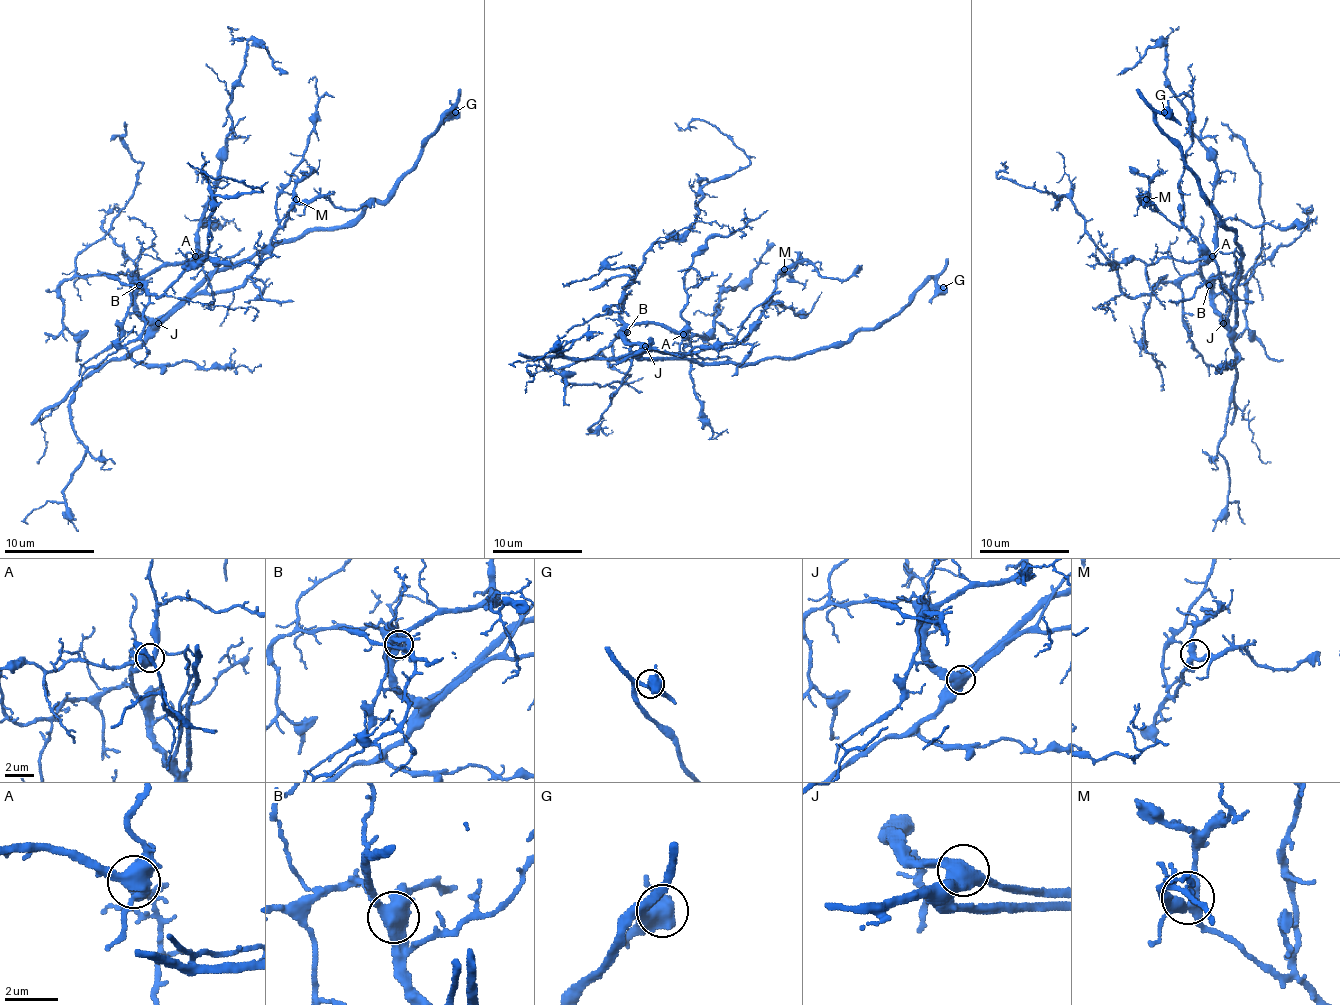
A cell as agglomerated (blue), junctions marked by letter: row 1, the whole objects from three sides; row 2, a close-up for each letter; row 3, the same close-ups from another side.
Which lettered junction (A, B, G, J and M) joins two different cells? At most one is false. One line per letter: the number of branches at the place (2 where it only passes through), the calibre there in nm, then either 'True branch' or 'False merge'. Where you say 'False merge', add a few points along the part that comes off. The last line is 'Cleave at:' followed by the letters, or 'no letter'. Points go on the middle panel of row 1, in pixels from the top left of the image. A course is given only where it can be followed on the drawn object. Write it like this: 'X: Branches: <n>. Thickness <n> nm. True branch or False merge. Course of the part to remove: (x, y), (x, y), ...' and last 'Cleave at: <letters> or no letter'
A: Branches: 3. Thickness 440 nm. True branch
B: Branches: 3. Thickness 480 nm. True branch
G: Branches: 3. Thickness 440 nm. True branch
J: Branches: 3. Thickness 480 nm. True branch
M: Branches: 3. Thickness 360 nm. True branch
Cleave at: no letter

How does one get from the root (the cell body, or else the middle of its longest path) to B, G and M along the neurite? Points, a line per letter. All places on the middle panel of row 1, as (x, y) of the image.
B: (635, 343), (622, 334), (627, 332)
G: (635, 343), (678, 352), (698, 363), (797, 356), (840, 347), (860, 330), (889, 321), (929, 278), (943, 287)
M: (635, 343), (651, 345), (660, 352), (701, 352), (739, 343), (768, 307), (775, 278), (784, 269)

